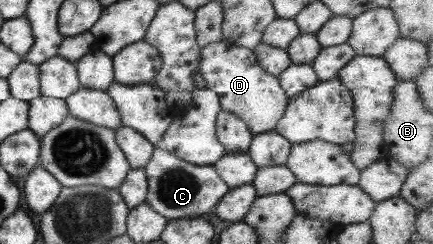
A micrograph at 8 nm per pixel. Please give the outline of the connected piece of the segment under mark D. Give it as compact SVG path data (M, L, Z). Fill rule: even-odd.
M224 40L212 42L200 49L198 64L197 72L204 80L205 88L218 96L222 110L244 121L252 136L274 130L289 99L280 89L278 79L260 68L252 49Z

